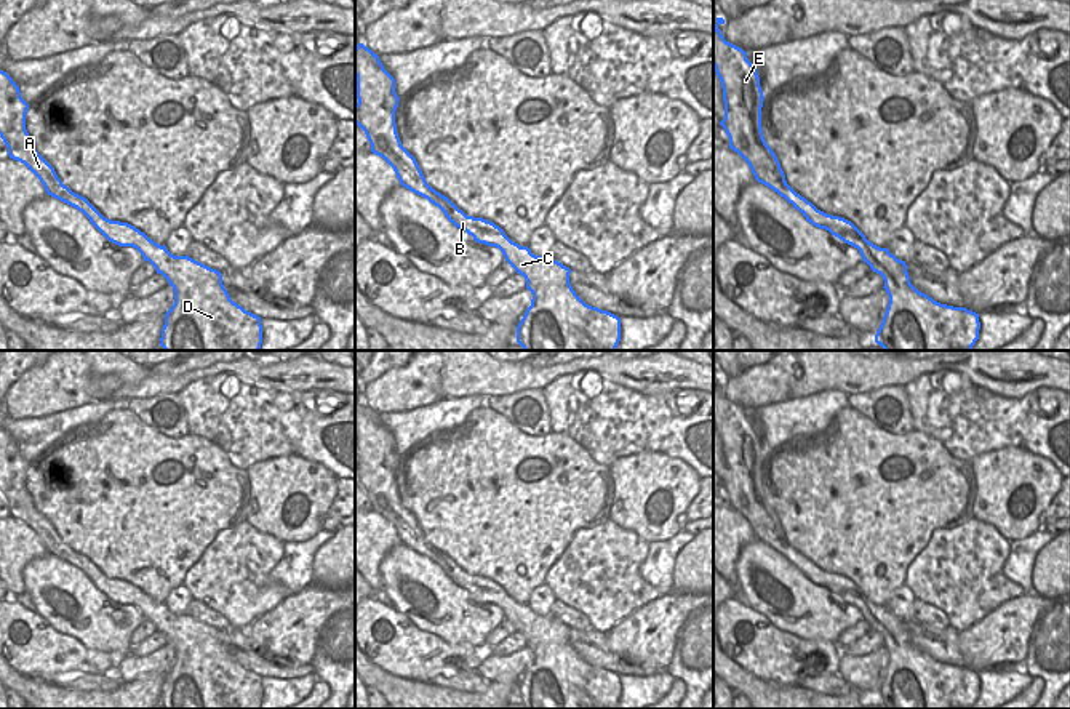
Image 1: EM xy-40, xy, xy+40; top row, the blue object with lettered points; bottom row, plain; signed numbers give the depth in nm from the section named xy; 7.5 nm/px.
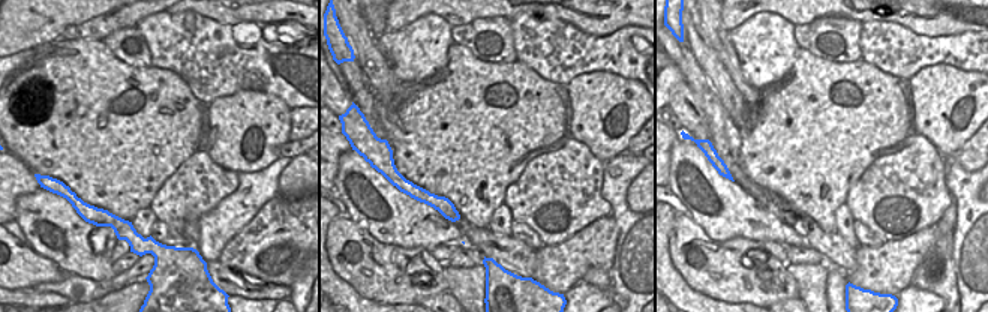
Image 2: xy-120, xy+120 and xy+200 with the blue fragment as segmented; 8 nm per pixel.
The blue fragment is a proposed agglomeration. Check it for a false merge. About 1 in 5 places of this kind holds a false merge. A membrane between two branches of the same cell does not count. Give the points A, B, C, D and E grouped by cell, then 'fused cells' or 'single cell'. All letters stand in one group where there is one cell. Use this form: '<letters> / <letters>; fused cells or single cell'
A B C D E; single cell

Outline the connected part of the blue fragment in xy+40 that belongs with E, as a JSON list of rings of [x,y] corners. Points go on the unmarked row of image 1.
[[[717,376],[713,386],[713,426],[723,447],[725,477],[720,483],[729,496],[729,507],[749,522],[758,541],[784,555],[812,584],[857,607],[862,619],[883,635],[889,661],[875,701],[884,709],[971,709],[979,698],[979,672],[940,663],[918,650],[910,642],[905,619],[868,600],[851,579],[817,568],[787,543],[763,496],[765,455],[757,427],[742,407],[725,399],[720,383],[725,383],[723,376]]]

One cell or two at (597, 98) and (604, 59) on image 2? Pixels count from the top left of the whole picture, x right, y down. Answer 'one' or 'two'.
two

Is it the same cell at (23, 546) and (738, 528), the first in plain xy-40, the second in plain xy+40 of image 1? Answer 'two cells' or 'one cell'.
one cell

